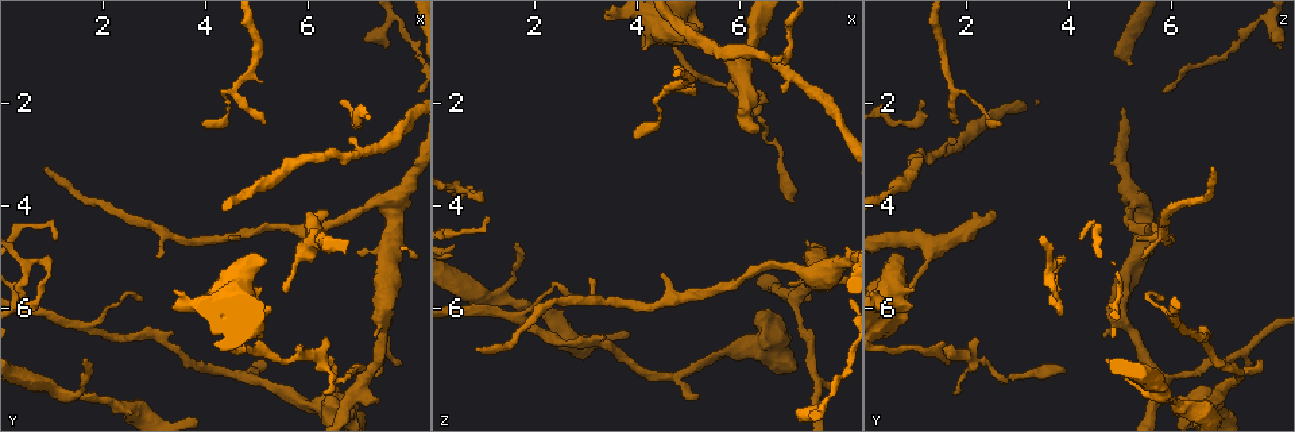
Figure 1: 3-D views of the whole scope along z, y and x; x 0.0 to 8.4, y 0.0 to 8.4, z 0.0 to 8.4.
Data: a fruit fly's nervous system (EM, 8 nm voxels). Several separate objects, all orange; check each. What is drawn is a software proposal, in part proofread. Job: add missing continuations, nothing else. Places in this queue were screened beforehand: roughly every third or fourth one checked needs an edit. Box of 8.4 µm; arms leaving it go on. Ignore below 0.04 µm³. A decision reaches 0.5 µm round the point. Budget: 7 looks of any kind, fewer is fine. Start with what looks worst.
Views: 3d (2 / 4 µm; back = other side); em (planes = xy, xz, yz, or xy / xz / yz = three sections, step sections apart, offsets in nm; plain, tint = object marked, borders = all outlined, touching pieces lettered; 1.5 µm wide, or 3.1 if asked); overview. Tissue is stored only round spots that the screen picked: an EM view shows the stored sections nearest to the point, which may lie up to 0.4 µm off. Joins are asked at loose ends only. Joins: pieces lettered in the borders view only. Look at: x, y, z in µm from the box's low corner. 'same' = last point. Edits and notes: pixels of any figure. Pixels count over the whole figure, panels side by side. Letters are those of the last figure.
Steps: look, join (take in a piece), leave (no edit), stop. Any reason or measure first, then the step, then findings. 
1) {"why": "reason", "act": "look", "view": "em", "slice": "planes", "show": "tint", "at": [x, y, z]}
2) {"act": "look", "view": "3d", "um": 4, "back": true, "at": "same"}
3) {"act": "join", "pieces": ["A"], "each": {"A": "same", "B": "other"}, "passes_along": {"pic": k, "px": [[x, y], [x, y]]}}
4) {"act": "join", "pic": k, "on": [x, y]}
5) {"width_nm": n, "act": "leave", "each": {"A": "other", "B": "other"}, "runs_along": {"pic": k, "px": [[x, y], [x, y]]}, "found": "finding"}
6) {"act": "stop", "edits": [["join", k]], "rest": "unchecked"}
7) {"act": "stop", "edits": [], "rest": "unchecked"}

{"why": "branch stops here", "act": "look", "view": "3d", "um": 4, "at": [6.40, 4.10, 2.50]}

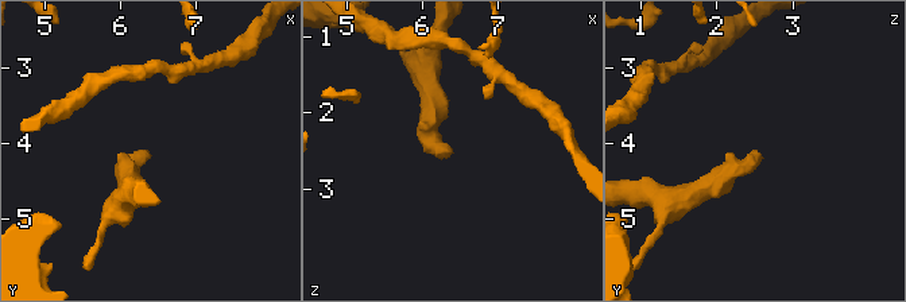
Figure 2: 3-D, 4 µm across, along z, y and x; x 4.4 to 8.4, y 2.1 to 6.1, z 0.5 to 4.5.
{"act": "look", "view": "em", "slice": "planes", "show": "borders", "at": [6.35, 4.10, 2.55]}

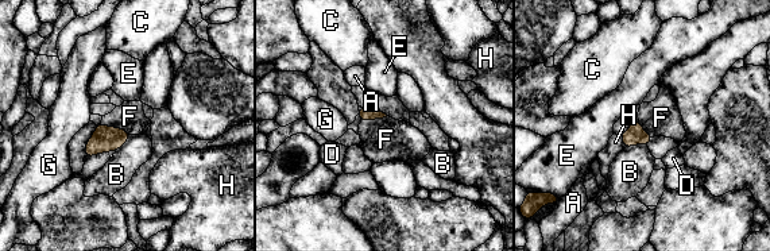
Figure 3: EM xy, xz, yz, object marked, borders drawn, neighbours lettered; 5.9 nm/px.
{"act": "join", "pieces": ["F"], "each": {"A": "other", "B": "other", "C": "other", "D": "other", "E": "other", "F": "same", "G": "other", "H": "other"}, "found": "it goes on there"}

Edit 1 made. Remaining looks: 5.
{"act": "look", "view": "overview"}

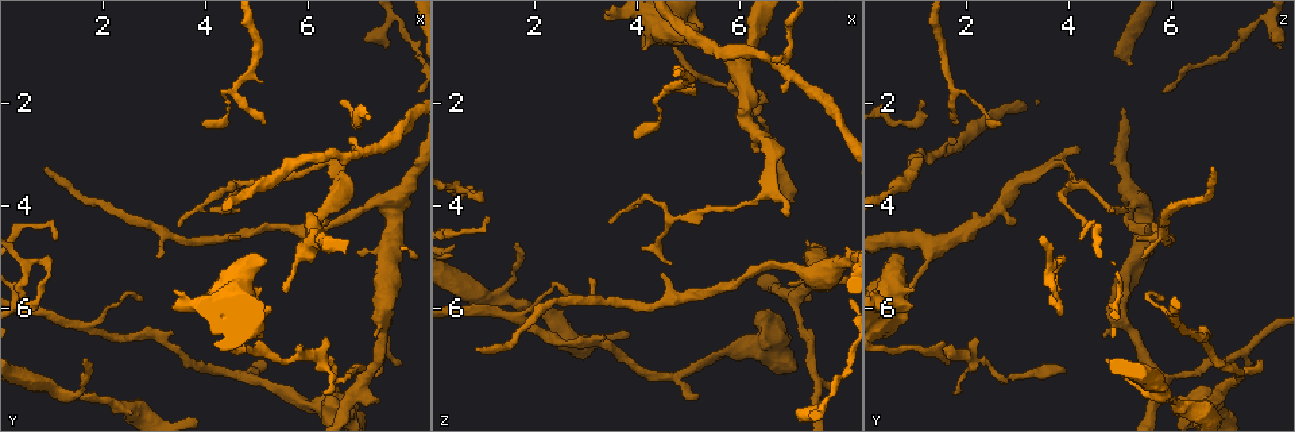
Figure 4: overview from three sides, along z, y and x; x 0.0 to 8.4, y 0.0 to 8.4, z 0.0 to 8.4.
{"why": "thin end", "act": "look", "view": "3d", "um": 2, "back": true, "at": [5.25, 7.10, 7.75]}

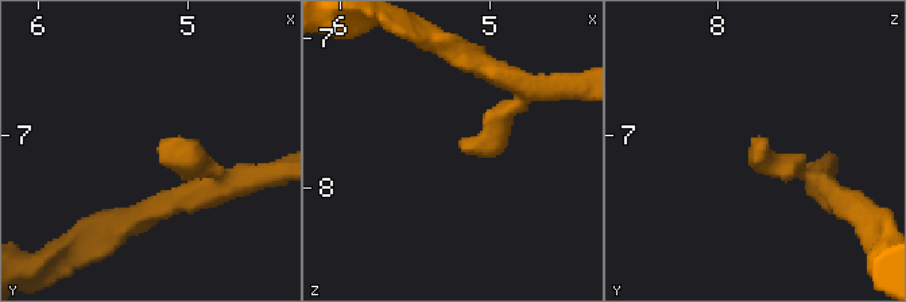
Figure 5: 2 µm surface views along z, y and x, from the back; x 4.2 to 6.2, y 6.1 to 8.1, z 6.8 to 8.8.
{"why": "shape alone is not enough", "act": "look", "view": "em", "slice": "planes", "show": "borders", "at": [5.20, 7.10, 7.72]}

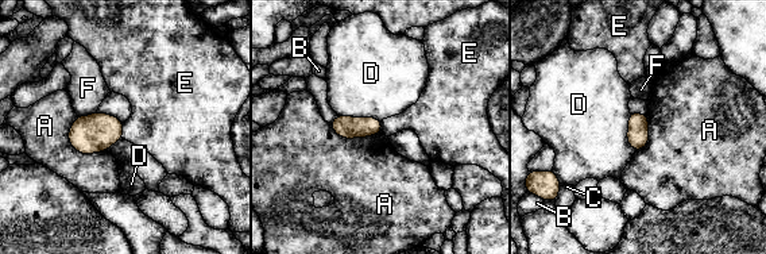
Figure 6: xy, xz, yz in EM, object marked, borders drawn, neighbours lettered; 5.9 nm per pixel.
{"act": "leave", "each": {"A": "other", "B": "other", "C": "other", "D": "other", "E": "other", "F": "other"}, "border": {"pic": 6, "px": [[122, 123], [123, 138]]}, "found": "no lettered piece goes on from it"}

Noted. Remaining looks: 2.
{"act": "stop", "edits": [["join", 3]], "rest": "unchecked"}

